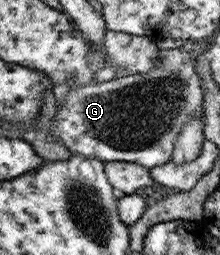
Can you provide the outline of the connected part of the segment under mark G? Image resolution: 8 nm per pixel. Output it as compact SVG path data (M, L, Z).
M179 48L159 50L160 63L156 69L145 73L131 73L110 81L81 85L69 92L64 105L57 109L51 123L52 137L59 140L72 153L110 162L121 160L138 163L149 169L172 160L181 128L191 122L204 105L204 87L201 76L196 72L195 53Z

